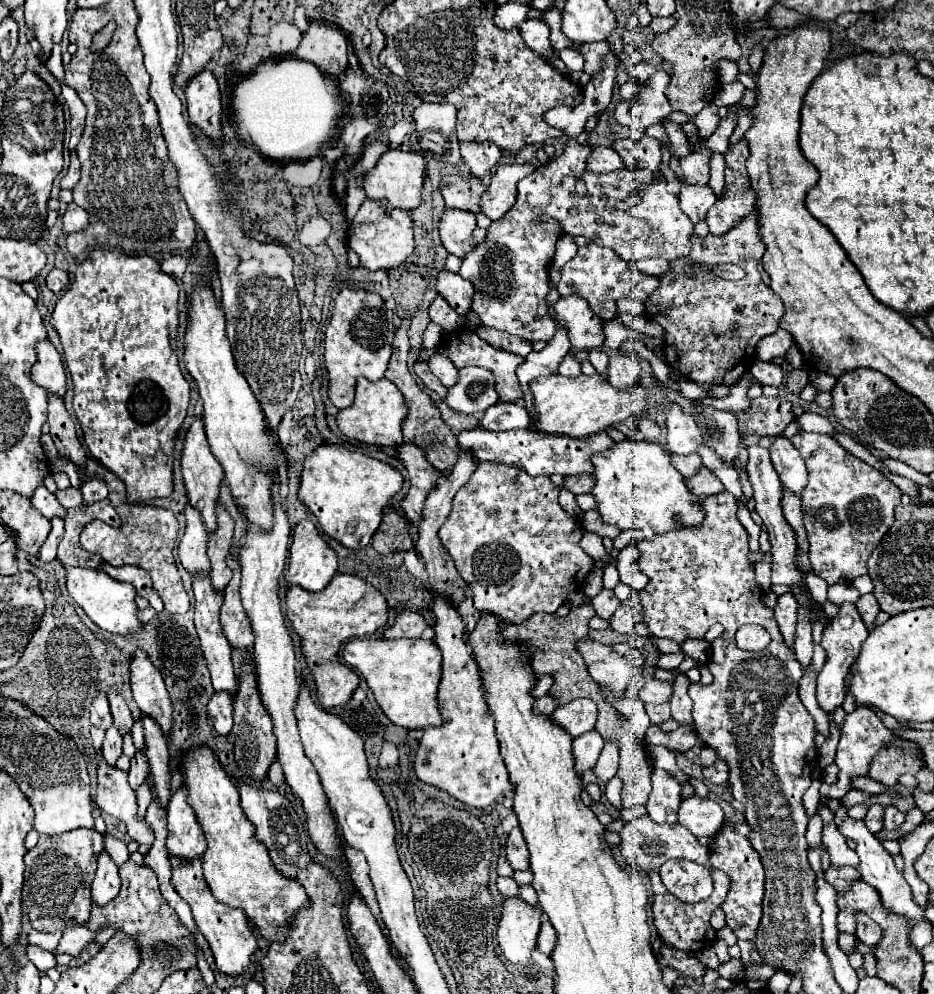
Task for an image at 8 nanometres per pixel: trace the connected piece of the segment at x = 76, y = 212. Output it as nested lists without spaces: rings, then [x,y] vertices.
[[[69,203],[63,217],[61,217],[61,221],[63,221],[63,231],[65,233],[75,233],[75,231],[83,231],[87,227],[89,215],[79,205]]]

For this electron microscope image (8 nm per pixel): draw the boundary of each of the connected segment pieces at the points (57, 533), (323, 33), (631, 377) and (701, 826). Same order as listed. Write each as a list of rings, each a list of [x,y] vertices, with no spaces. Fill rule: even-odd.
[[[53,517],[53,519],[51,519],[51,525],[53,525],[53,529],[51,529],[49,537],[45,539],[45,543],[43,543],[43,547],[41,547],[39,555],[37,555],[37,557],[39,557],[41,561],[45,561],[45,563],[55,561],[55,557],[57,557],[57,545],[59,545],[59,541],[61,541],[61,537],[63,537],[63,519]]]
[[[311,21],[295,57],[317,65],[331,77],[339,77],[347,69],[347,39],[339,29]]]
[[[621,353],[621,355],[613,355],[609,359],[609,367],[607,367],[607,381],[617,389],[617,391],[629,391],[637,385],[641,373],[641,365],[639,365],[639,357],[633,353]]]
[[[691,797],[681,801],[679,807],[679,823],[687,827],[693,835],[707,835],[713,837],[719,827],[723,827],[723,809],[709,799]]]

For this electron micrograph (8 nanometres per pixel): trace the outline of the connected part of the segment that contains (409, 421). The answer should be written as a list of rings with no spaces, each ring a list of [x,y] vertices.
[[[411,315],[403,317],[403,323],[395,329],[395,343],[393,343],[393,353],[385,371],[385,379],[389,379],[391,383],[395,383],[401,391],[401,395],[405,397],[407,403],[407,419],[403,421],[403,439],[407,443],[413,443],[417,447],[421,447],[425,451],[425,457],[429,459],[429,463],[441,471],[447,473],[451,471],[451,467],[457,463],[457,443],[455,443],[455,433],[443,423],[439,409],[431,403],[431,399],[423,393],[423,389],[415,383],[415,377],[411,377],[409,369],[407,369],[407,353],[409,353],[409,339],[407,339],[407,331],[411,325]]]

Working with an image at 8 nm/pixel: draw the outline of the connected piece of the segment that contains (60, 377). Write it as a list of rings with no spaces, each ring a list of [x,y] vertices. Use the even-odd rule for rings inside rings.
[[[49,339],[37,343],[37,363],[31,369],[31,381],[47,391],[47,395],[65,395],[67,379],[61,365],[61,355]]]

